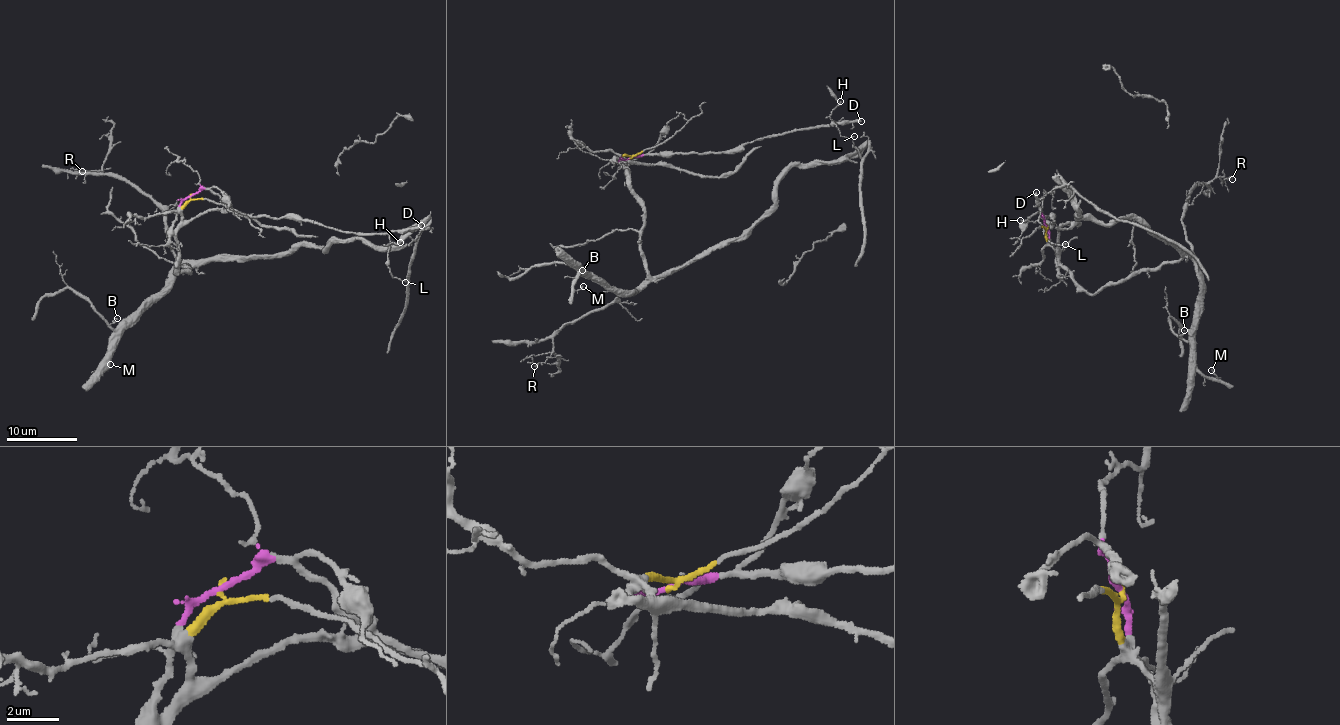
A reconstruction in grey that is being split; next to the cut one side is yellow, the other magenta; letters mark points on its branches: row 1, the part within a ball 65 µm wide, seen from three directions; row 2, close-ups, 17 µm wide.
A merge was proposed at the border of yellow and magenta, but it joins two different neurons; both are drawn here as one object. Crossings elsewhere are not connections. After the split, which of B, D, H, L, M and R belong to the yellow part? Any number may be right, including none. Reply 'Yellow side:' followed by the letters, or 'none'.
Yellow side: B, M, R

